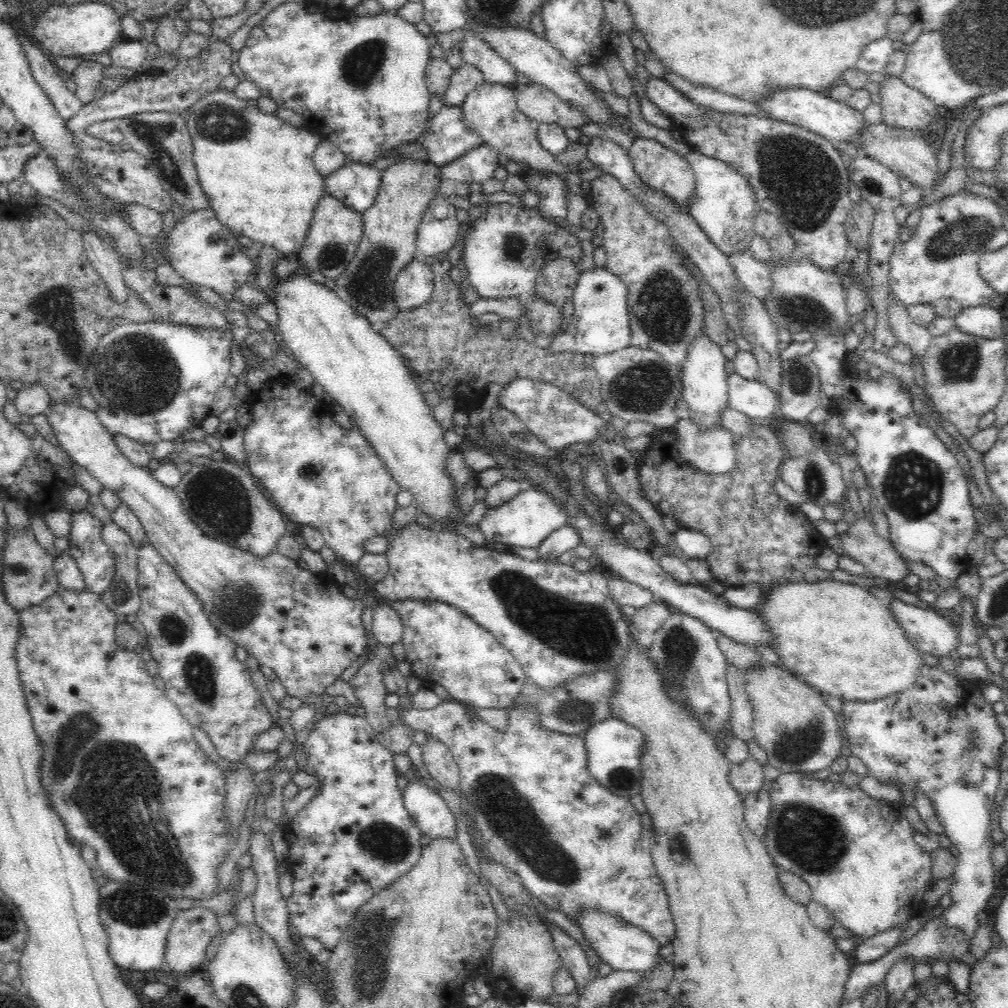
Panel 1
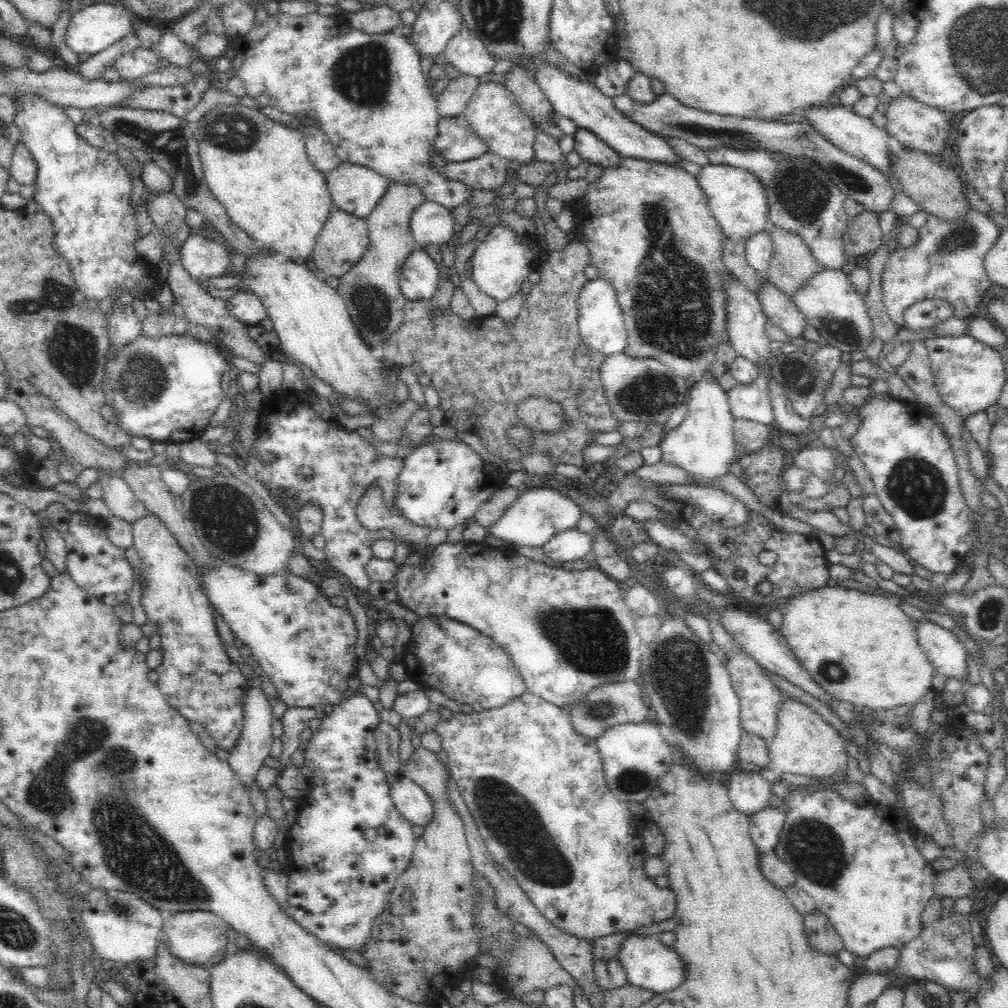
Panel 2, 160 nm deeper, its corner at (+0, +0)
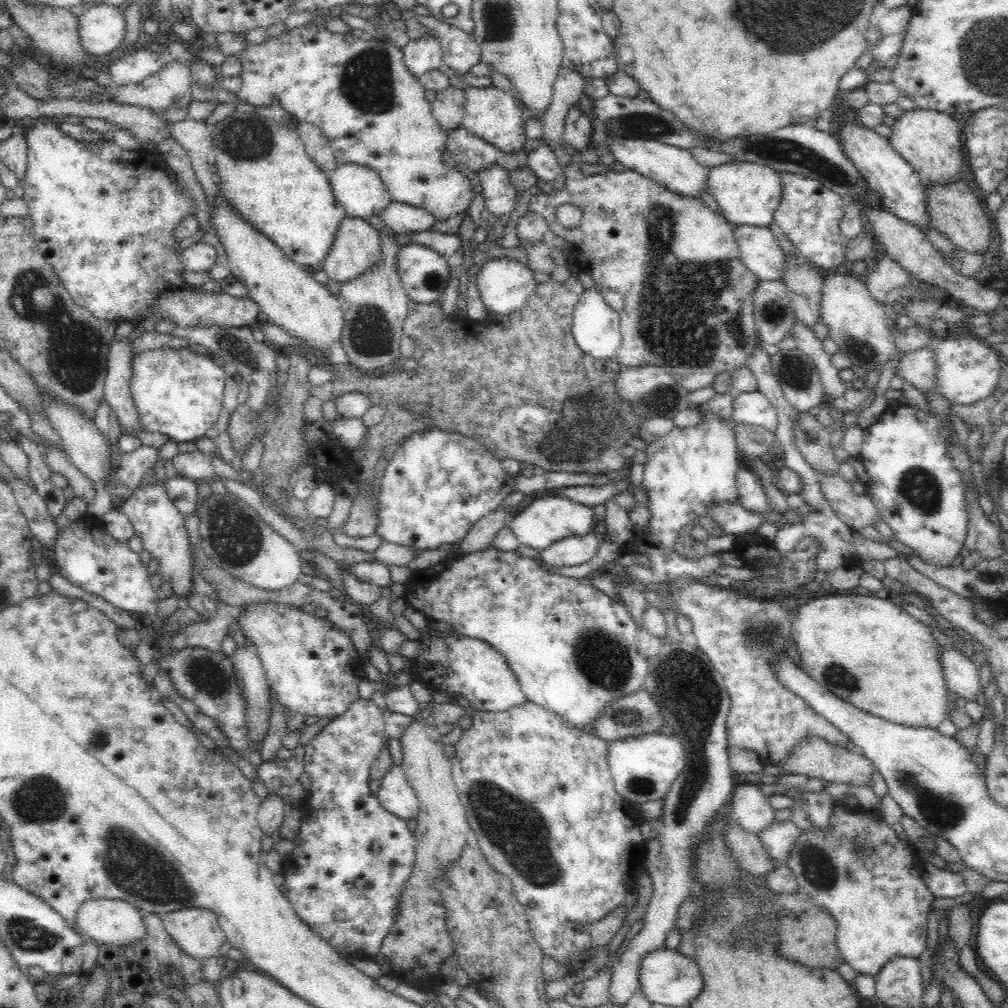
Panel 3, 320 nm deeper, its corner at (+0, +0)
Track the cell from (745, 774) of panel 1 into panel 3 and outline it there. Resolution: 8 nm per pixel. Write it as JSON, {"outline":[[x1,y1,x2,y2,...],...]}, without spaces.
{"outline":[[736,783,736,790,730,796,730,801,729,806,733,817,746,832,759,836,763,830,766,830,766,827,770,827,775,821,775,810,770,807,768,798,760,791,760,785,757,783]]}

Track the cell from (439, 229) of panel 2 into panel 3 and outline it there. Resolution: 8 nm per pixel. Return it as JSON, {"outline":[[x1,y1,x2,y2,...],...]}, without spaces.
{"outline":[[391,201,377,215,386,229,398,234,410,235,412,232,429,230,436,222,436,217,432,217,428,211,398,201]]}

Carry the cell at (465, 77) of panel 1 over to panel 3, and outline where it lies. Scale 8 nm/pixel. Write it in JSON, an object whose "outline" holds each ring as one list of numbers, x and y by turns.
{"outline":[[449,86,437,92,430,108,433,118,444,133,448,134,461,127,465,100,464,90,458,88]]}

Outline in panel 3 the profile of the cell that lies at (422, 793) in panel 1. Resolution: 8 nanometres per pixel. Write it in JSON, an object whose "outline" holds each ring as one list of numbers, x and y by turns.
{"outline":[[392,765,381,778,377,792,378,803,401,819,414,819,419,808,416,793,406,780,401,765]]}

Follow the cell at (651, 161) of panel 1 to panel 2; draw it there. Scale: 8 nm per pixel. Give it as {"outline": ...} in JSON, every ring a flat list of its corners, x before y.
{"outline":[[623,158,618,167,608,167,596,182,588,183,586,192,572,200,564,202,564,207,572,208,575,218,574,239,579,240,589,253,590,265,598,270,598,278,608,281,616,291,616,300,620,305,626,327,626,346,623,353,632,358,653,358,663,362,674,374,688,380,698,380,709,372,710,366,716,359,716,352,727,336,727,294,725,282,728,277,734,277,724,265,723,238,724,233,719,222,713,218,708,208,708,199,699,187,698,181,682,167,668,165,668,163,650,163,642,159]]}

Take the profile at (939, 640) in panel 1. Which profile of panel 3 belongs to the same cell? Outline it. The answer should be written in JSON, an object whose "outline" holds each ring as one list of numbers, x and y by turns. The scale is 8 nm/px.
{"outline":[[941,648,941,665,943,668,943,675,947,684,947,688,955,692,958,698,962,698,965,702,977,702,977,697,982,693,982,687,979,679,979,667,970,659,968,659,968,652,961,652,954,648]]}

